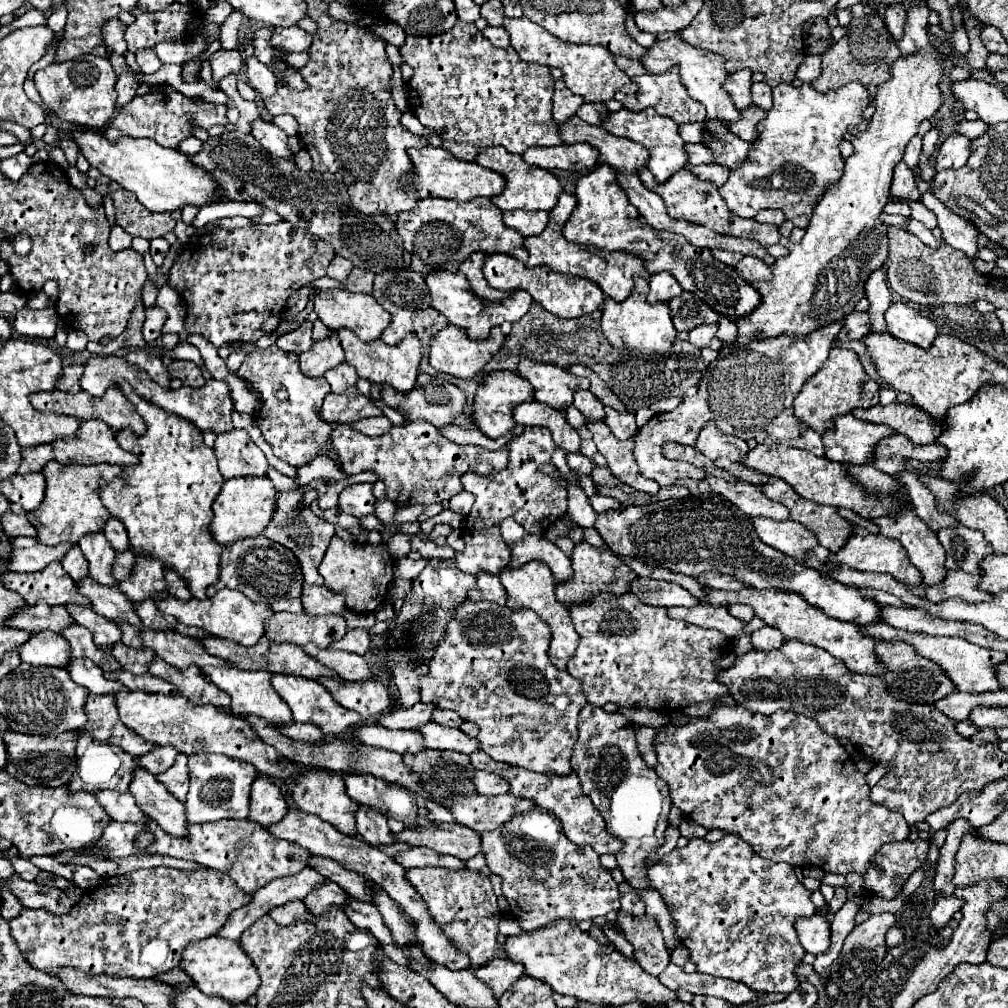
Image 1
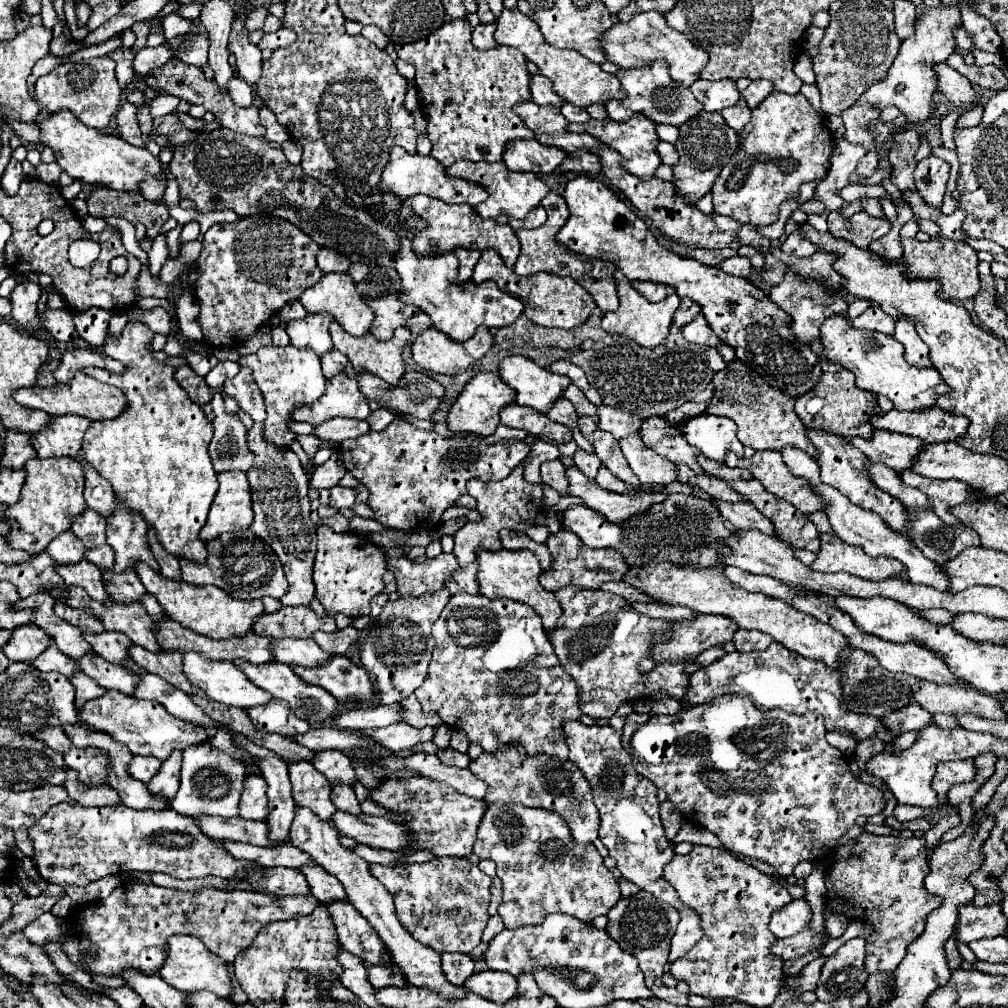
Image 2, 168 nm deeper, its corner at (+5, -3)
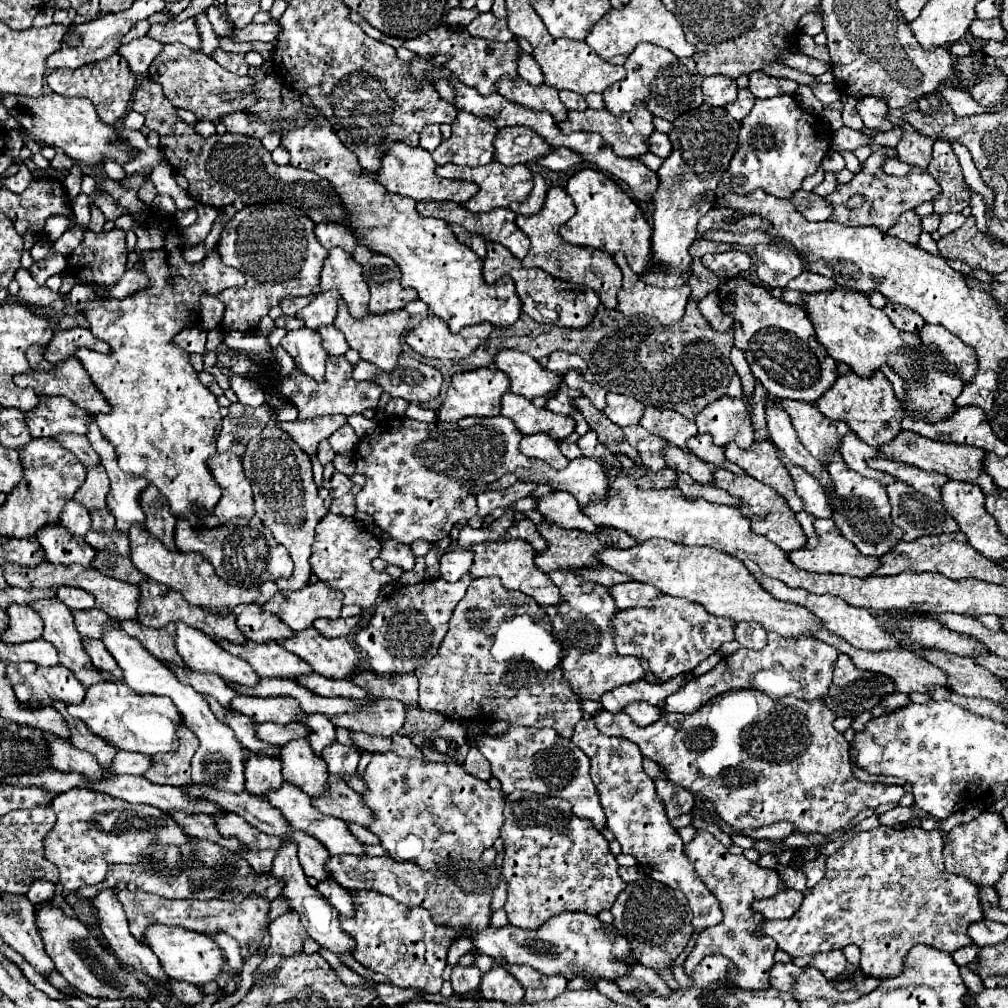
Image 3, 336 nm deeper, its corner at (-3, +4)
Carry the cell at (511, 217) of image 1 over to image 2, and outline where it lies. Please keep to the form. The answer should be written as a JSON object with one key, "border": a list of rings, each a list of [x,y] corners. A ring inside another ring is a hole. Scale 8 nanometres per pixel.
{"border":[[[538,205],[536,209],[532,209],[524,219],[514,219],[514,217],[498,217],[498,219],[496,219],[496,223],[508,223],[514,231],[540,227],[540,225],[544,225],[544,221],[546,221],[546,211],[544,211],[544,207],[540,207],[540,205]]]}

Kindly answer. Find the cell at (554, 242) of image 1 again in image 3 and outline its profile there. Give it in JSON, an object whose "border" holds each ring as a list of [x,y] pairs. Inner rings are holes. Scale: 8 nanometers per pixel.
{"border":[[[554,186],[548,190],[546,196],[546,204],[542,206],[542,210],[534,216],[516,216],[516,226],[530,238],[532,246],[528,250],[528,256],[524,258],[524,268],[542,268],[548,274],[552,274],[558,280],[568,280],[572,284],[584,284],[592,290],[596,290],[598,294],[602,292],[602,304],[606,308],[616,308],[616,294],[620,290],[622,284],[622,272],[618,268],[618,264],[614,262],[614,258],[608,252],[596,250],[596,248],[584,248],[584,246],[574,246],[568,244],[566,240],[562,240],[558,228],[562,226],[562,222],[568,222],[574,216],[576,208],[572,198],[566,194],[566,190]]]}

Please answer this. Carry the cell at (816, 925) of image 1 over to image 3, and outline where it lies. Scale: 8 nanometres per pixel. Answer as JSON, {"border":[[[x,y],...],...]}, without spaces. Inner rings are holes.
{"border":[[[784,890],[776,894],[774,898],[760,900],[754,904],[754,908],[766,918],[766,920],[788,920],[788,916],[794,916],[804,900],[802,892],[796,890]]]}

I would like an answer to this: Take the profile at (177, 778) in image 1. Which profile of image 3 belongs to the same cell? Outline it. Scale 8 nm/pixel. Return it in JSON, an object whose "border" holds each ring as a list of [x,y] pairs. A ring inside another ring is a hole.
{"border":[[[184,738],[176,752],[166,752],[152,758],[152,768],[144,774],[146,780],[154,784],[184,786],[190,780],[190,758],[198,746]]]}

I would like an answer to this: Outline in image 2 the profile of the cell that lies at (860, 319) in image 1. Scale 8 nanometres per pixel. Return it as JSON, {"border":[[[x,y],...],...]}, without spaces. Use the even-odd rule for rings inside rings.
{"border":[[[872,305],[872,307],[868,307],[866,313],[862,313],[856,319],[852,319],[852,325],[860,327],[860,329],[872,329],[872,331],[880,331],[880,333],[892,335],[896,319],[886,315],[878,305]]]}

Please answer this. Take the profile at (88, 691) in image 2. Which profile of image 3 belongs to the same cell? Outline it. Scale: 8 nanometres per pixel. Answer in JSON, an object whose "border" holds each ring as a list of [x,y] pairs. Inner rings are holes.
{"border":[[[38,600],[32,604],[36,612],[44,620],[44,634],[42,638],[52,642],[60,652],[60,664],[74,672],[74,676],[84,684],[84,688],[90,688],[94,684],[106,682],[102,672],[94,668],[94,664],[88,660],[88,654],[82,646],[82,636],[76,632],[72,612],[68,606],[60,604],[60,600]]]}

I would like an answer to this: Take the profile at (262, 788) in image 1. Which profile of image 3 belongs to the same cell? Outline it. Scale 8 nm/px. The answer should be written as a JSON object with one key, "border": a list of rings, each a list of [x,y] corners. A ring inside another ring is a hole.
{"border":[[[252,754],[246,760],[246,790],[252,796],[264,796],[264,792],[274,792],[280,788],[282,780],[282,766],[278,758]]]}

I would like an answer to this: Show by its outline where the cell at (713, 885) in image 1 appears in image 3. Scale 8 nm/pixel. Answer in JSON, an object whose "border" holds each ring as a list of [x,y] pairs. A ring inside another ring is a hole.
{"border":[[[698,830],[698,836],[686,844],[684,848],[686,858],[694,864],[696,876],[706,884],[706,888],[718,898],[722,908],[722,922],[720,926],[710,926],[704,932],[698,934],[694,950],[688,954],[684,962],[684,972],[690,976],[700,960],[708,954],[720,954],[728,960],[732,960],[734,968],[728,968],[728,982],[734,984],[736,990],[764,990],[770,986],[770,970],[774,966],[774,954],[776,954],[776,942],[768,936],[758,936],[758,928],[764,922],[764,916],[760,916],[752,904],[756,900],[772,898],[778,892],[786,890],[784,880],[778,876],[774,868],[762,868],[756,862],[746,860],[742,854],[732,854],[726,846],[722,846],[710,832]]]}

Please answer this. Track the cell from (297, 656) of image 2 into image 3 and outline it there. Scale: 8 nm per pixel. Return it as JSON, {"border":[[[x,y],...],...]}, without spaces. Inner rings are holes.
{"border":[[[258,604],[240,606],[238,610],[234,610],[234,614],[238,628],[252,642],[272,642],[272,640],[278,642],[294,636],[292,628],[284,626],[284,622],[280,622],[278,616],[264,612]]]}

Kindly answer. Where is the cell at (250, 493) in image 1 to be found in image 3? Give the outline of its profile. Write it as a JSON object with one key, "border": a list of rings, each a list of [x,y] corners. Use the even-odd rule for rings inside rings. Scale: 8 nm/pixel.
{"border":[[[230,452],[216,454],[208,460],[212,476],[222,486],[222,498],[208,518],[202,518],[204,528],[216,528],[234,518],[254,516],[252,484],[244,474],[242,460]]]}

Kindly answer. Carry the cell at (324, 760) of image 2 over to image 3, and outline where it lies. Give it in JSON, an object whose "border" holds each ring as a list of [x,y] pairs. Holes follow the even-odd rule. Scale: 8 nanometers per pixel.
{"border":[[[310,714],[304,718],[304,724],[308,724],[308,728],[312,730],[308,736],[308,742],[312,746],[312,750],[320,756],[320,752],[336,742],[336,728],[334,724],[320,714]]]}

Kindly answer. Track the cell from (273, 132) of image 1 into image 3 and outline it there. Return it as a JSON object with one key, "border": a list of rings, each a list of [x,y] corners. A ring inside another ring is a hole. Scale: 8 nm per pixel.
{"border":[[[168,44],[162,48],[162,52],[152,60],[148,74],[154,82],[158,82],[164,88],[164,96],[178,108],[190,110],[196,114],[198,120],[208,120],[208,122],[220,122],[222,116],[238,112],[238,110],[248,110],[250,106],[256,104],[256,92],[244,92],[254,88],[254,78],[250,76],[238,76],[222,68],[214,58],[206,56],[204,52],[194,52],[190,48],[184,48],[182,44]],[[230,92],[240,92],[234,98],[224,98]]]}

